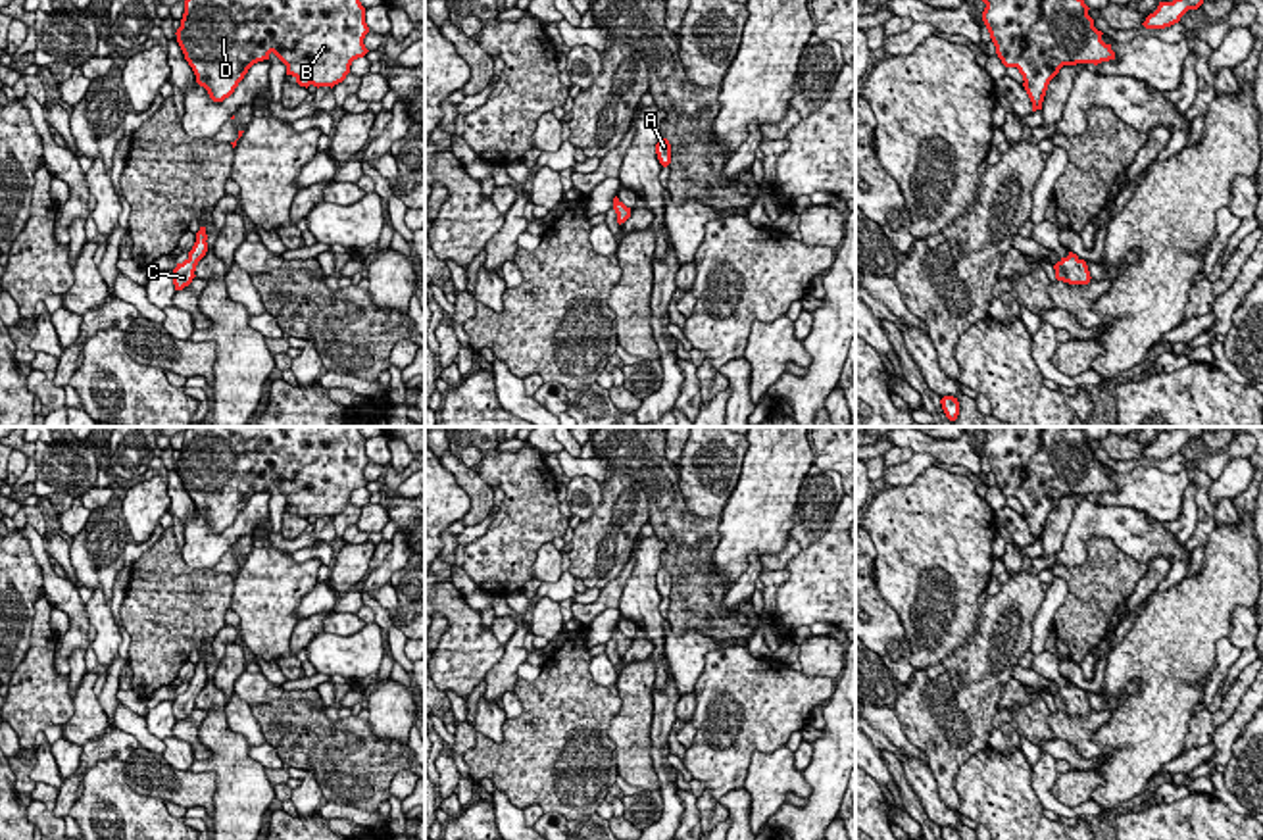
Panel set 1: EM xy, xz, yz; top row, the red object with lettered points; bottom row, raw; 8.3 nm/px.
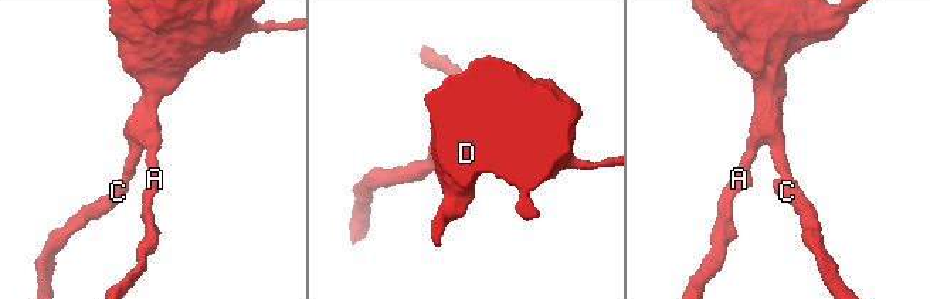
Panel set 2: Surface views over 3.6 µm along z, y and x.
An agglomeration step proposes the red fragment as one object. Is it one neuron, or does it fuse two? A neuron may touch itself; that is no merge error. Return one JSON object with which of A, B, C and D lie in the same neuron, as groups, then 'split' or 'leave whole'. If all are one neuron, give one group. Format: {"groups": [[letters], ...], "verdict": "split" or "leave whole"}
{"groups": [["A", "B", "C", "D"]], "verdict": "leave whole"}

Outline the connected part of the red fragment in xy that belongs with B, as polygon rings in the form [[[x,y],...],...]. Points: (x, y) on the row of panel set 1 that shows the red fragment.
[[[185,0],[185,13],[177,29],[177,42],[185,60],[213,102],[229,98],[248,69],[273,52],[300,86],[334,86],[346,79],[354,60],[369,50],[363,44],[369,27],[359,0]]]

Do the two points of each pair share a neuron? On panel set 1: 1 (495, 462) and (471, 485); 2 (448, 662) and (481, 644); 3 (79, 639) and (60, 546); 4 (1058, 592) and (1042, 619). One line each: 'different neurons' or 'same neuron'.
1: different neurons
2: same neuron
3: different neurons
4: same neuron

